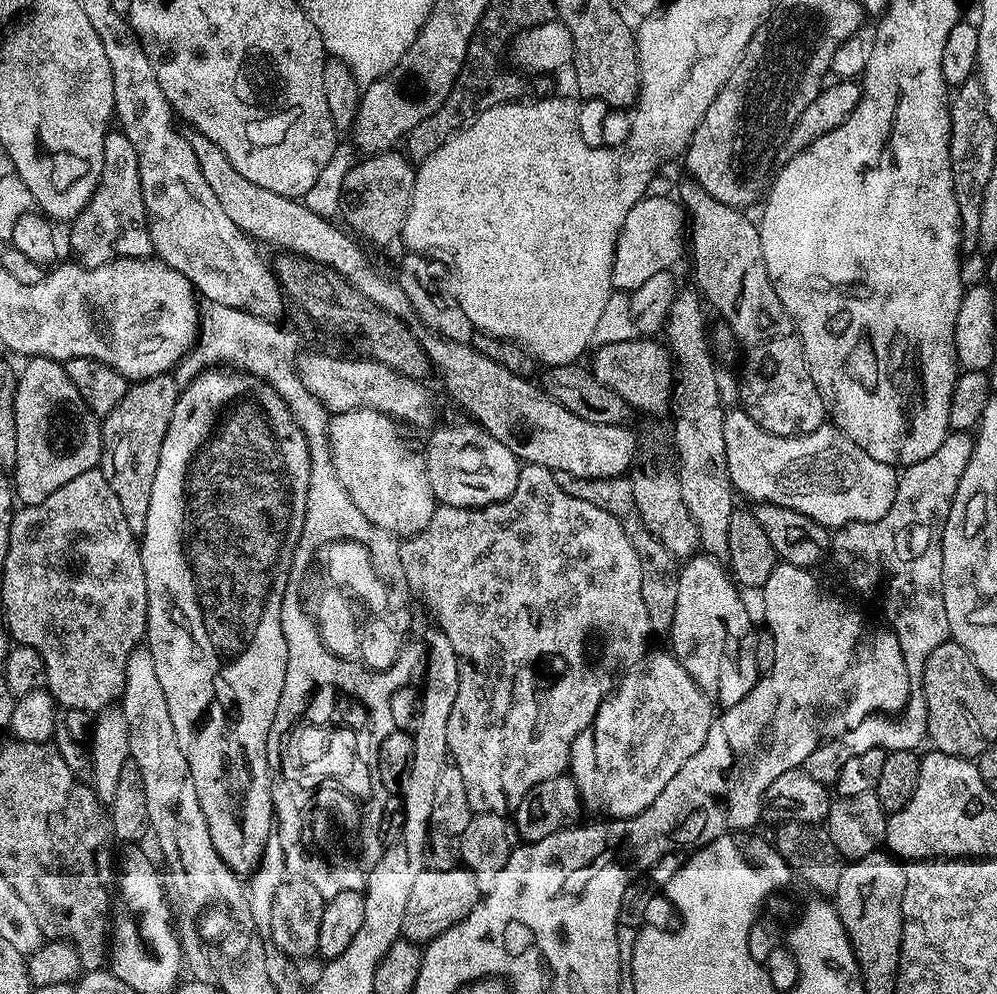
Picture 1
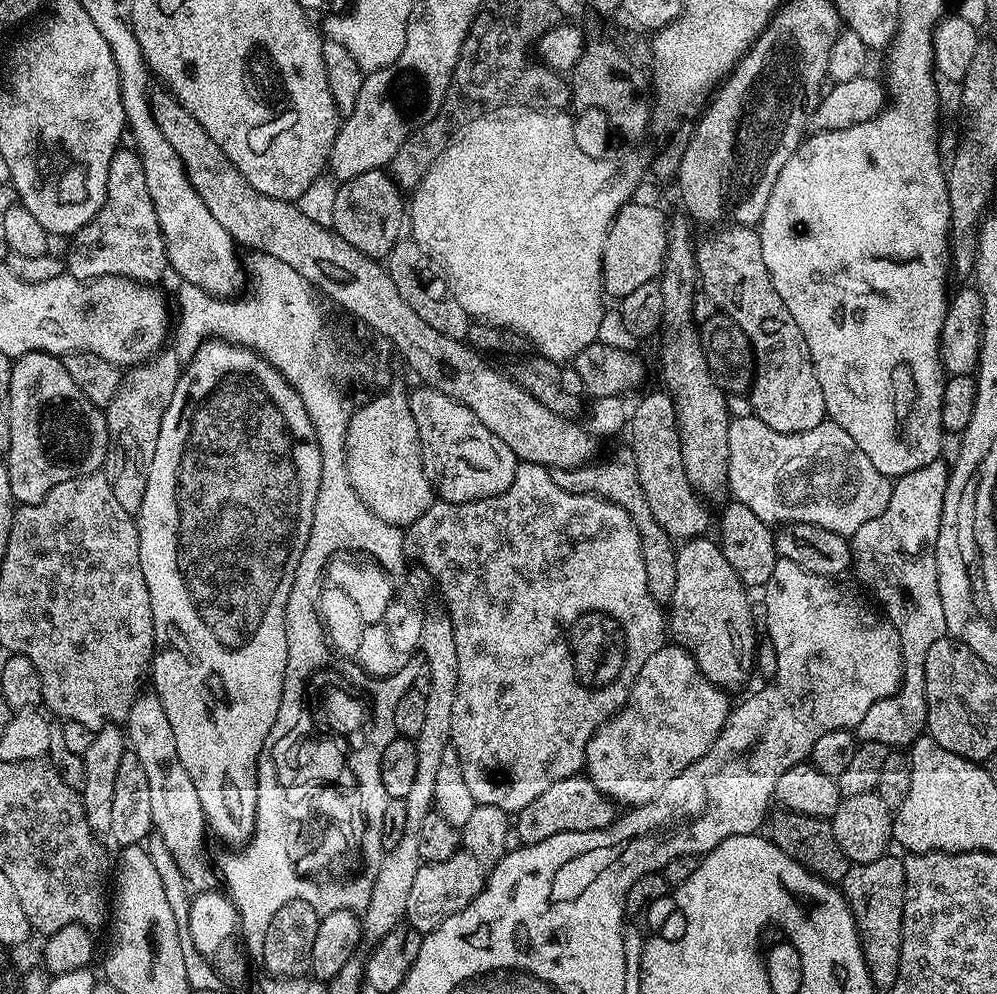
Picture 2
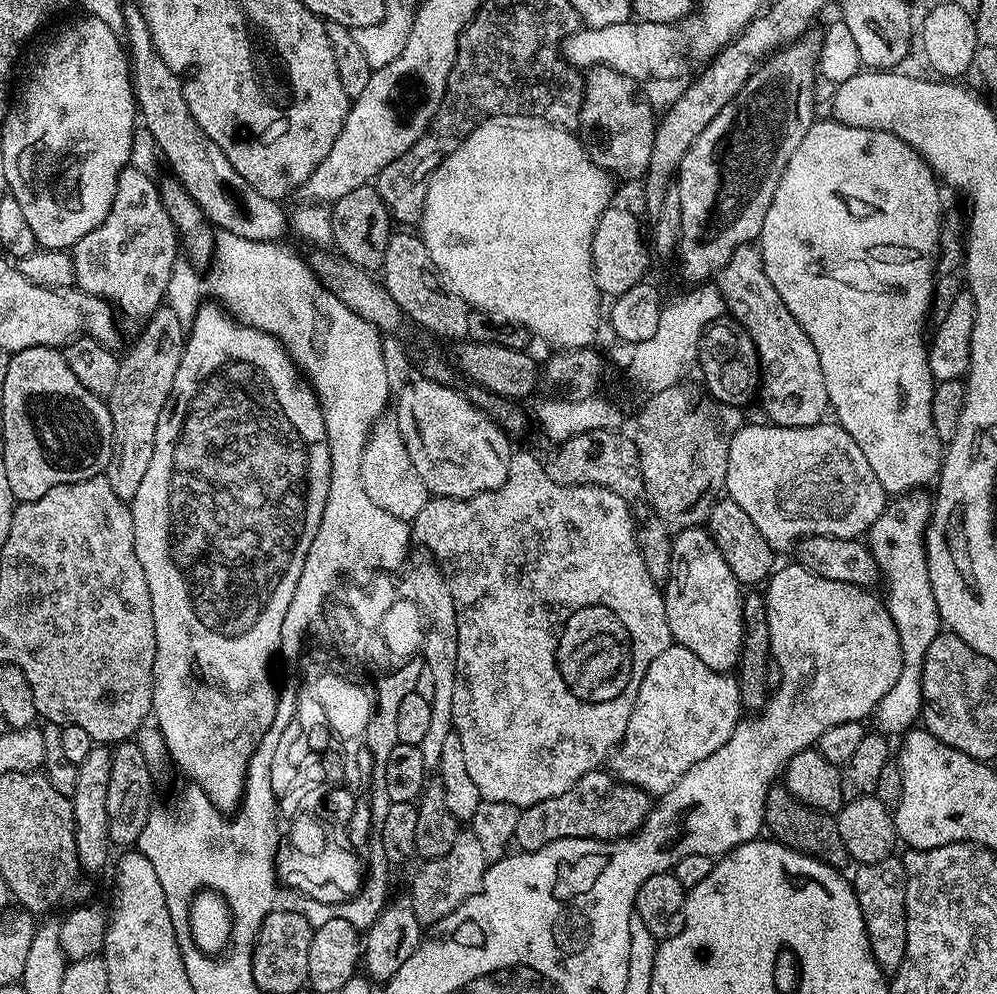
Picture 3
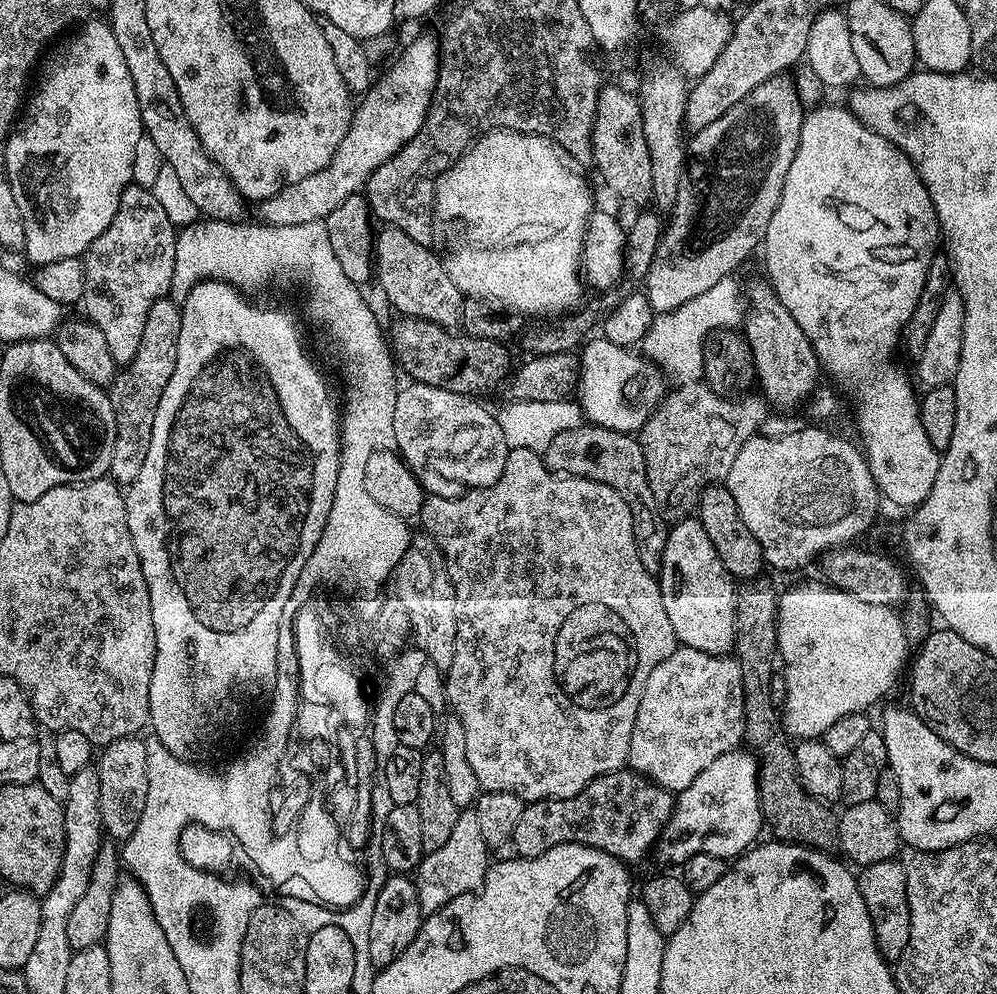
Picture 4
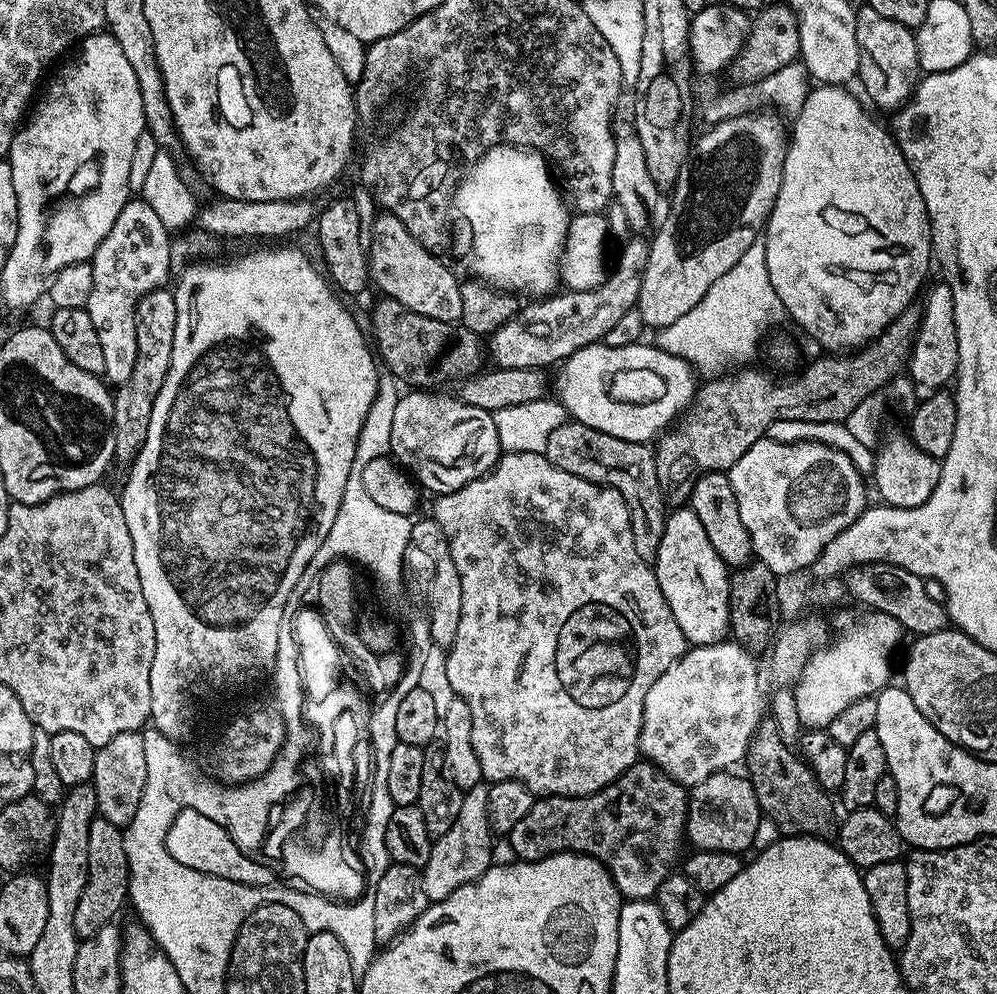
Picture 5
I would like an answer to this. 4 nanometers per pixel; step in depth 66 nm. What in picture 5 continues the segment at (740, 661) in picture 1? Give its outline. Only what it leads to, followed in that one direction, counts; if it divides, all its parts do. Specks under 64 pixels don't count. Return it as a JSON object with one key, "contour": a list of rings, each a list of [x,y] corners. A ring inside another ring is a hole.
{"contour":[[[691,506],[676,508],[673,512],[671,509],[665,515],[654,571],[662,598],[666,598],[666,606],[670,606],[670,614],[674,614],[674,622],[678,622],[689,645],[719,644],[729,635],[730,569],[718,558],[714,546],[710,546],[710,538],[706,538],[706,530]]]}

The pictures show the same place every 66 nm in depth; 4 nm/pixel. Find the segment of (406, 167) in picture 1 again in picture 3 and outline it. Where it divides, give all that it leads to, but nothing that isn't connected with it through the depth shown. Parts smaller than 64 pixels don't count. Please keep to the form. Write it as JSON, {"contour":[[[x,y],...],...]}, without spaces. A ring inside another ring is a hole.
{"contour":[[[365,186],[358,190],[350,190],[346,198],[338,198],[336,203],[331,205],[330,211],[332,214],[331,243],[336,244],[335,251],[343,259],[364,271],[379,273],[384,267],[388,240],[394,235],[394,221],[388,215],[388,208],[376,193],[375,187]]]}

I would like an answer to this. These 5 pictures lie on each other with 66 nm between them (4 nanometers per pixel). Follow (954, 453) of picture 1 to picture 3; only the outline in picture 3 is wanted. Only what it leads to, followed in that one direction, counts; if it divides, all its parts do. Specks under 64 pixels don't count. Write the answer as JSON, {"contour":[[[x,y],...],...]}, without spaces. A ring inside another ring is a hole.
{"contour":[[[913,490],[895,497],[896,500],[885,507],[884,512],[866,533],[866,543],[872,552],[874,562],[880,571],[884,584],[882,599],[888,605],[890,618],[898,630],[902,646],[902,674],[898,682],[890,686],[890,694],[878,702],[874,721],[881,733],[896,738],[909,731],[921,719],[922,666],[930,642],[942,631],[942,621],[938,614],[938,602],[934,602],[934,590],[930,586],[928,559],[924,549],[924,536],[928,533],[928,519],[932,517],[933,497],[927,491]],[[916,720],[916,721],[915,721]],[[897,735],[897,736],[896,736]],[[896,736],[896,737],[895,737]]]}

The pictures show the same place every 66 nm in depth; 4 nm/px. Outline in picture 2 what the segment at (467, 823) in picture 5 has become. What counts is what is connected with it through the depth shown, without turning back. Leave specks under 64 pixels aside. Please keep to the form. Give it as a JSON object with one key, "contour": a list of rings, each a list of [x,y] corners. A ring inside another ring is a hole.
{"contour":[[[465,850],[446,858],[446,862],[421,863],[414,886],[410,886],[410,898],[406,898],[406,923],[418,933],[432,932],[450,914],[462,910],[484,888],[486,869],[474,855]]]}

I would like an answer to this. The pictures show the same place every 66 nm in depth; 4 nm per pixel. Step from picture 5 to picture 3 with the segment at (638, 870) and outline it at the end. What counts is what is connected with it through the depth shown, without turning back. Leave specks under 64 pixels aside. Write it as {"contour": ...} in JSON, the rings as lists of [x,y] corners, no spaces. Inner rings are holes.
{"contour":[[[604,770],[587,772],[570,790],[519,809],[514,844],[519,851],[533,852],[562,838],[618,840],[637,832],[653,807],[649,793],[641,788],[617,780]]]}

